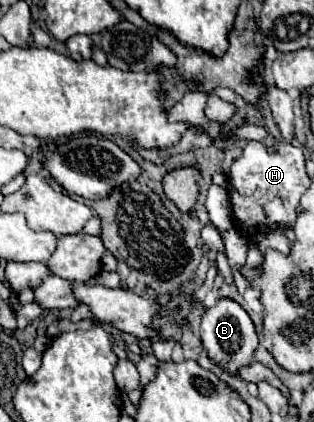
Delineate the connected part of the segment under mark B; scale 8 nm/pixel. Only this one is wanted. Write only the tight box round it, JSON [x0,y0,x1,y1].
[200,297,258,373]

